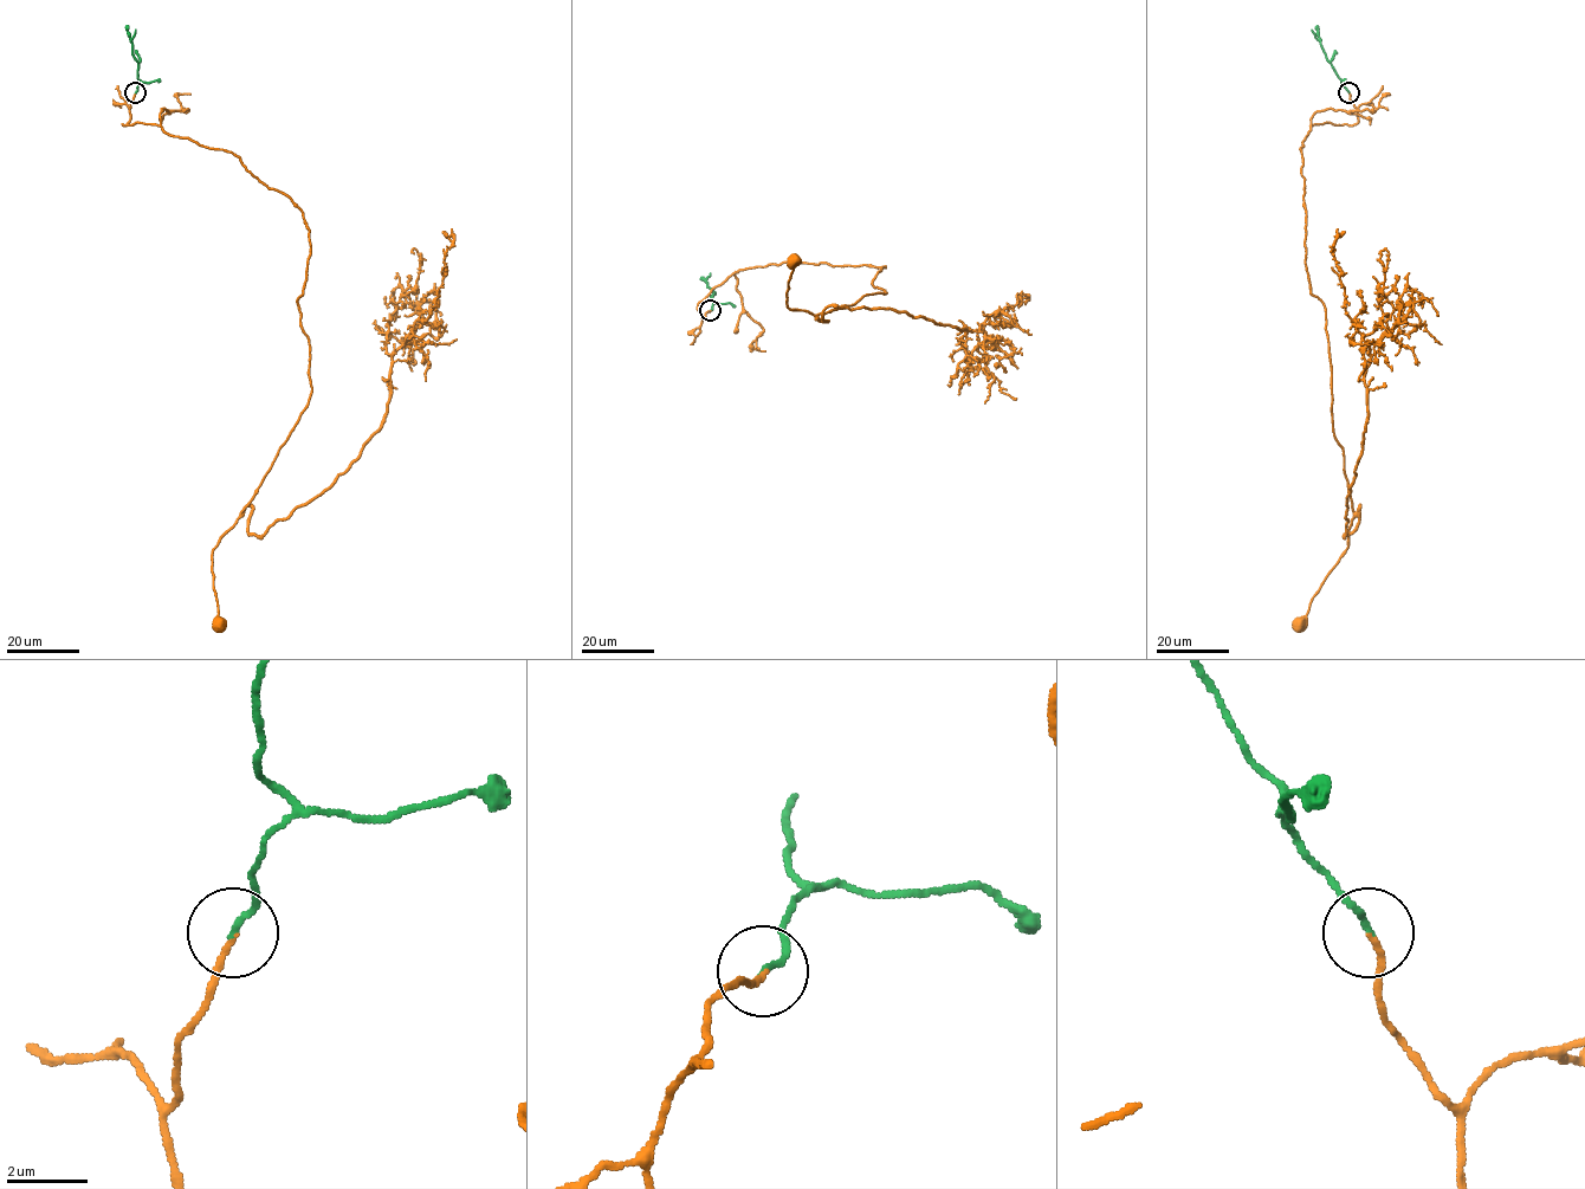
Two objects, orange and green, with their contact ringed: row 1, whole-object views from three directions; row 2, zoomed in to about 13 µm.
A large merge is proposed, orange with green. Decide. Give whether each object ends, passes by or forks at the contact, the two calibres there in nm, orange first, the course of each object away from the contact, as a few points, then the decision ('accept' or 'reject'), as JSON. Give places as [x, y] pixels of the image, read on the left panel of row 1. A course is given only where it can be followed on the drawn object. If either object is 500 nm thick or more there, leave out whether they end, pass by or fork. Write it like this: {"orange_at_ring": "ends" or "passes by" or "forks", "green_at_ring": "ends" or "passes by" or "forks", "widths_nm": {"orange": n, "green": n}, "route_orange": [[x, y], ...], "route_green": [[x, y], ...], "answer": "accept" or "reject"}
{"orange_at_ring": "ends", "green_at_ring": "ends", "widths_nm": {"orange": 140, "green": 150}, "route_orange": [[135, 92], [124, 125], [235, 154], [309, 230], [298, 304], [311, 394], [212, 554], [219, 625]], "route_green": [[135, 92], [140, 82], [138, 63], [127, 25]], "answer": "accept"}

